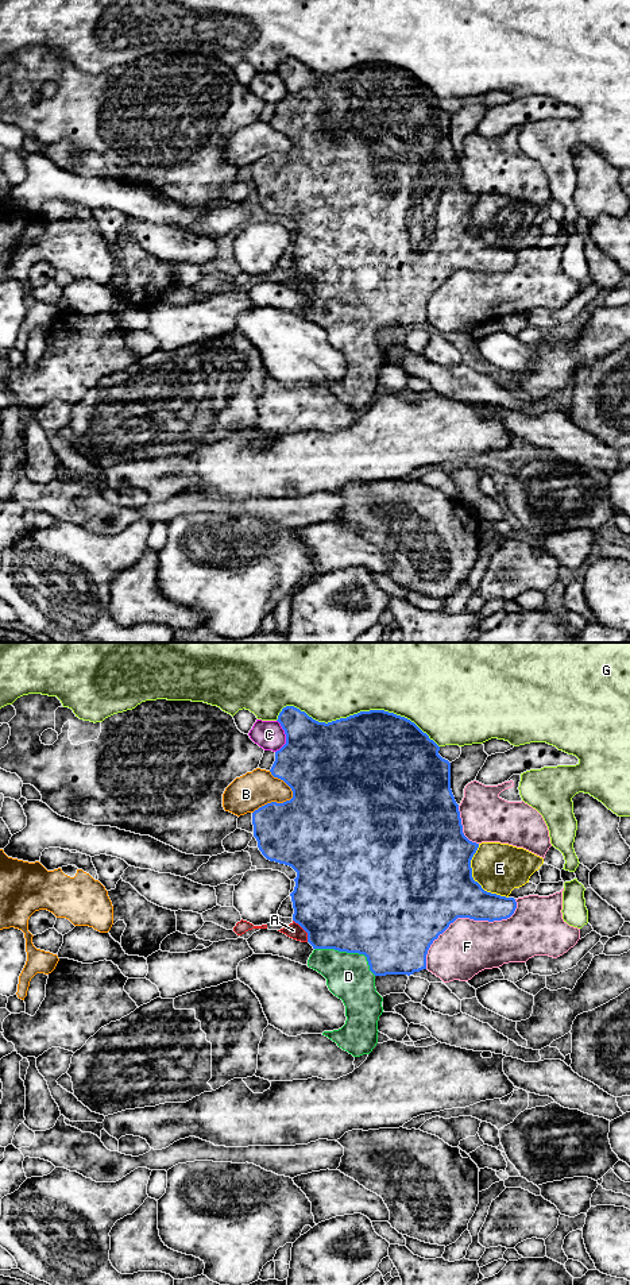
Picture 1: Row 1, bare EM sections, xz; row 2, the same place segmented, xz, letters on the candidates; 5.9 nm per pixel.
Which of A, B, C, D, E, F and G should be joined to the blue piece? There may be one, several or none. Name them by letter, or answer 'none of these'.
D

